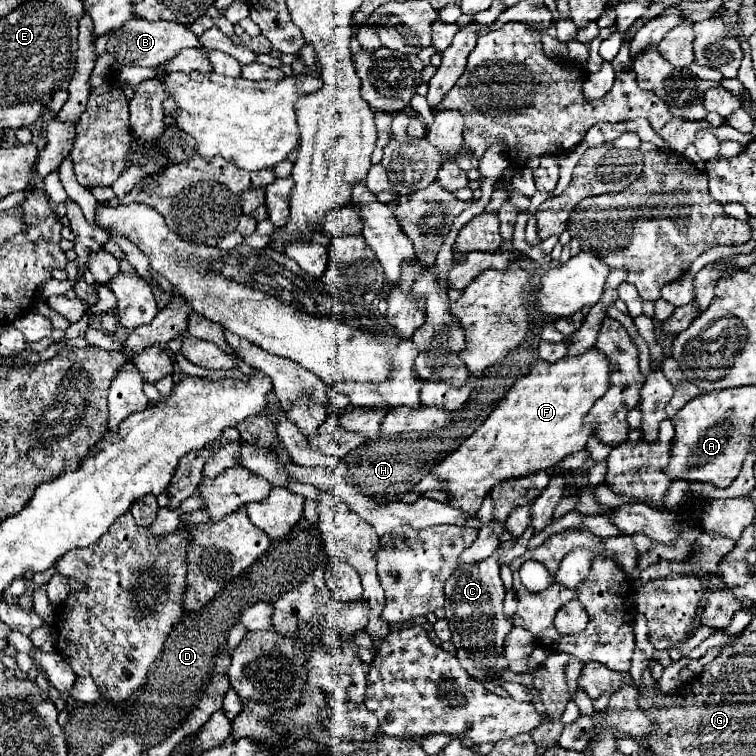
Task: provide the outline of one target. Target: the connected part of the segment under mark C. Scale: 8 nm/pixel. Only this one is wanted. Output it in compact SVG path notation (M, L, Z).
M490 555L488 559L472 565L458 565L450 579L446 581L446 619L452 631L452 643L456 649L502 649L506 633L512 629L512 621L504 617L502 601L504 601L504 583L500 579L498 555Z

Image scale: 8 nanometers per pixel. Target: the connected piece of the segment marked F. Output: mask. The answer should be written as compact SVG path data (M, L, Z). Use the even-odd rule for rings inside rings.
M596 347L584 355L564 357L556 363L538 359L528 375L520 377L470 437L450 455L442 459L430 473L442 483L454 507L474 515L482 497L502 479L538 473L554 467L568 455L586 449L588 437L594 433L592 423L584 423L590 407L610 387L610 359Z

